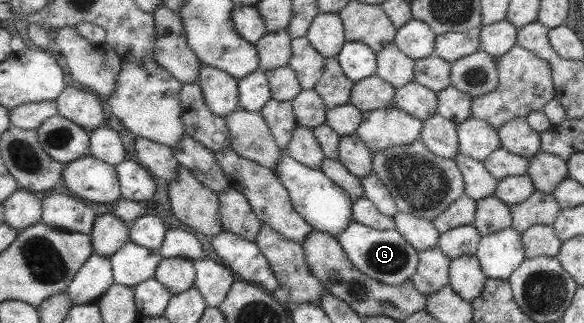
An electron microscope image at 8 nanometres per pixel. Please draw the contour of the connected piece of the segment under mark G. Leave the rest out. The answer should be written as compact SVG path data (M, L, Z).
M353 220L348 228L339 234L337 240L345 248L349 260L363 274L368 274L370 278L376 278L379 282L389 286L397 286L411 281L414 274L417 274L419 266L419 253L414 246L406 241L405 236L394 230L376 230L371 226L364 226L360 222Z

